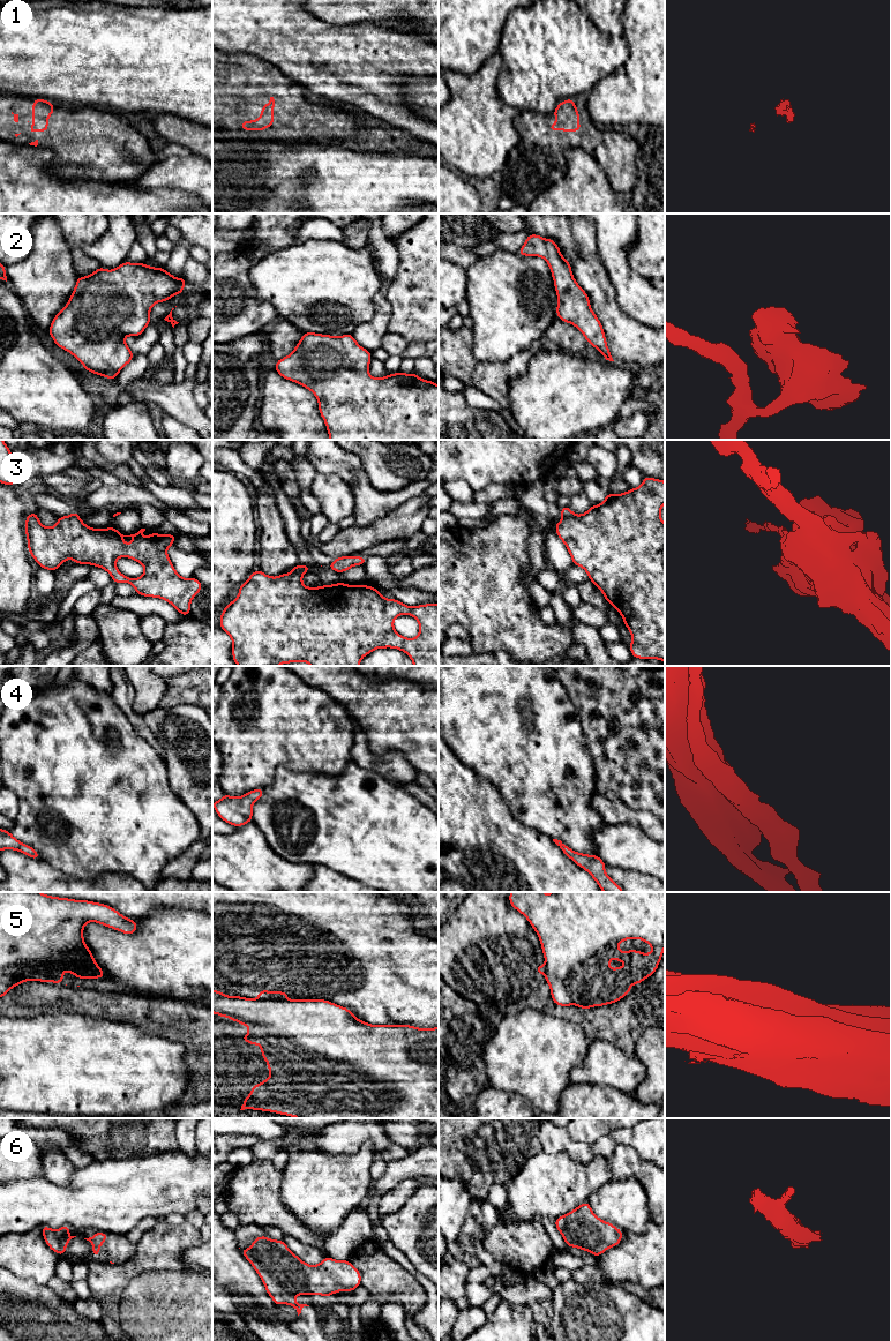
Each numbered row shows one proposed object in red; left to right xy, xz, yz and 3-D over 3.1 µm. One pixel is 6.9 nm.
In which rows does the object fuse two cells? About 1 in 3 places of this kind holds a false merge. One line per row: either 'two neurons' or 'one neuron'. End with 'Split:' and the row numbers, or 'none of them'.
1: one neuron
2: one neuron
3: two neurons
4: one neuron
5: two neurons
6: one neuron
Split: 3, 5

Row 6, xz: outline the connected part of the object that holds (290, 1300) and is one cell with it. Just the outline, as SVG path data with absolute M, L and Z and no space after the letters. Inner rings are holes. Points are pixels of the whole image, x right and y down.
M263 1235L254 1238L249 1249L240 1249L240 1251L263 1281L267 1294L272 1298L275 1305L291 1305L297 1310L298 1316L304 1306L309 1305L297 1304L297 1295L329 1297L338 1291L354 1291L361 1284L361 1273L349 1260L325 1257L319 1265L308 1265L294 1254L283 1239L275 1241Z

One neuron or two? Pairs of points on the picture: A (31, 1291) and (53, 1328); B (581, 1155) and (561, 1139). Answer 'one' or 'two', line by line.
A: one
B: one

